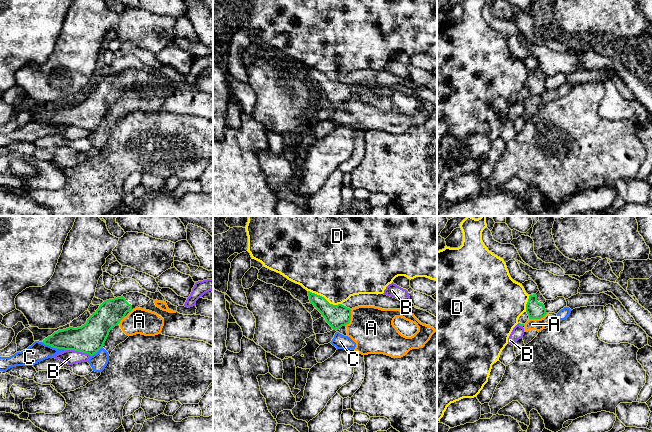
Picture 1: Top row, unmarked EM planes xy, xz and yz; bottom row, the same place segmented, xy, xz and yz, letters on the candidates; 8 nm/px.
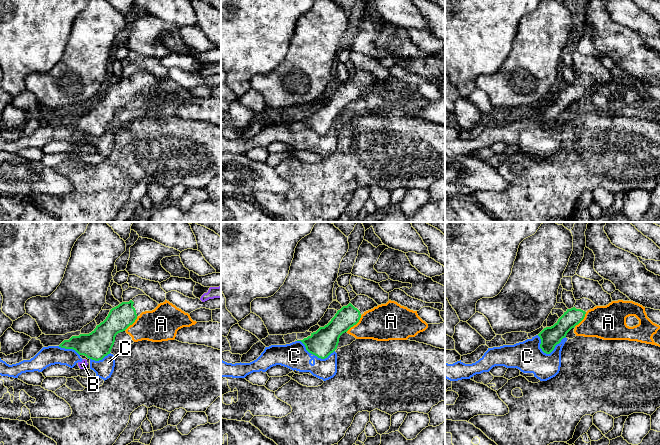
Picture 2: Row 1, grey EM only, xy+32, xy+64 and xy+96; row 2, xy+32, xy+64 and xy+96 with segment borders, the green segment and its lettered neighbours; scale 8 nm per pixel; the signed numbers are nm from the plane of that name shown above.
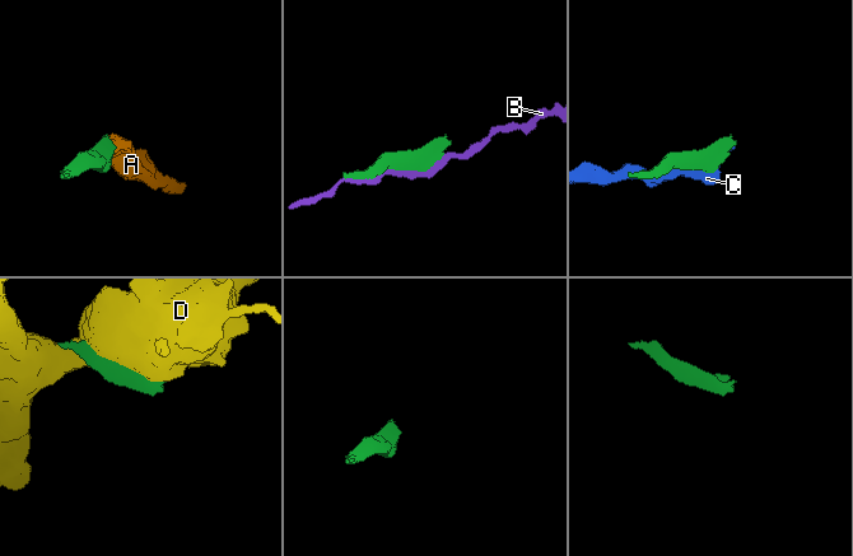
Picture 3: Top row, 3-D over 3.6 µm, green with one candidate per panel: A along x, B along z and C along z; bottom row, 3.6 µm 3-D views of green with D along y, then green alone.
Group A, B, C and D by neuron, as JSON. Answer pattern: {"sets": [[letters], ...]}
{"sets": [["A", "C"], ["B"], ["D"]]}

